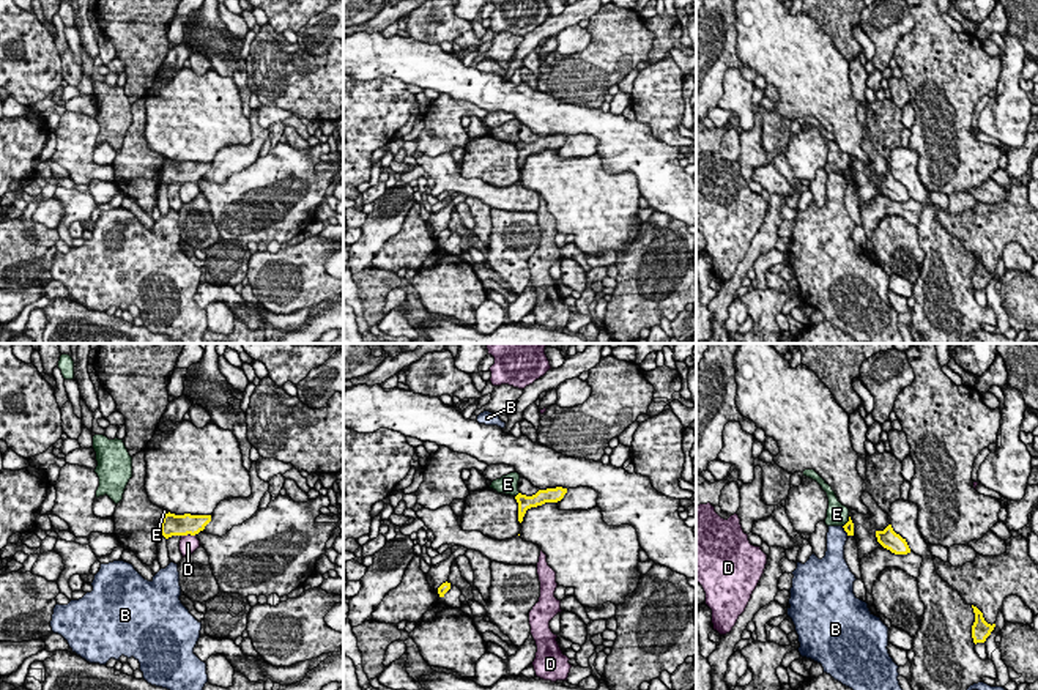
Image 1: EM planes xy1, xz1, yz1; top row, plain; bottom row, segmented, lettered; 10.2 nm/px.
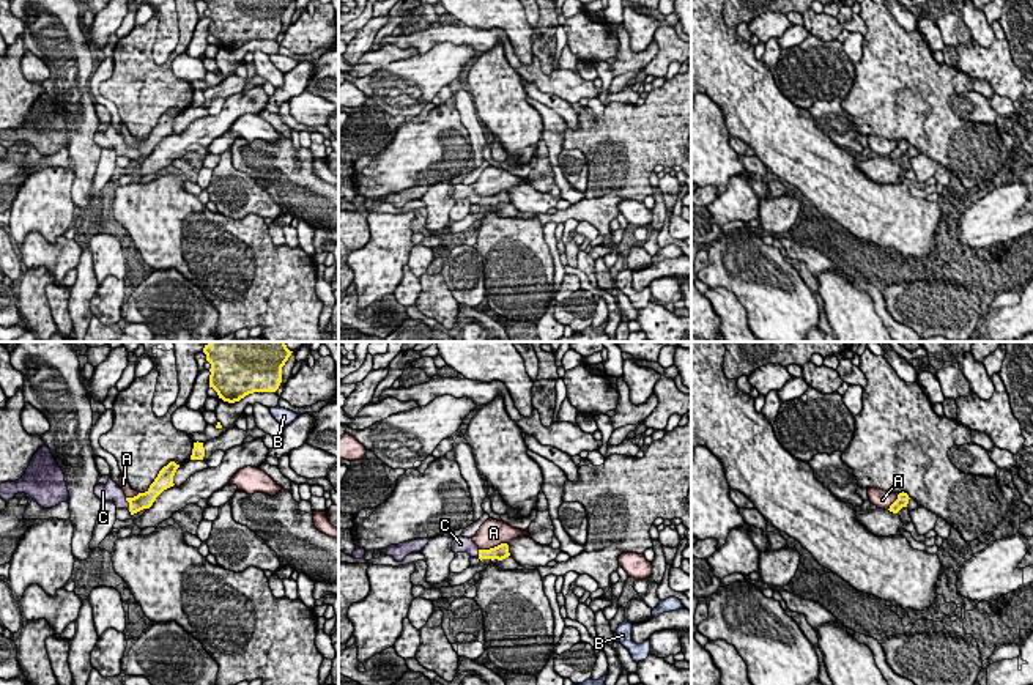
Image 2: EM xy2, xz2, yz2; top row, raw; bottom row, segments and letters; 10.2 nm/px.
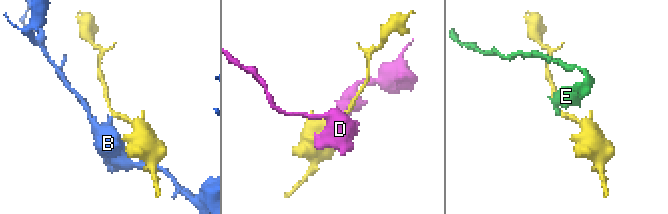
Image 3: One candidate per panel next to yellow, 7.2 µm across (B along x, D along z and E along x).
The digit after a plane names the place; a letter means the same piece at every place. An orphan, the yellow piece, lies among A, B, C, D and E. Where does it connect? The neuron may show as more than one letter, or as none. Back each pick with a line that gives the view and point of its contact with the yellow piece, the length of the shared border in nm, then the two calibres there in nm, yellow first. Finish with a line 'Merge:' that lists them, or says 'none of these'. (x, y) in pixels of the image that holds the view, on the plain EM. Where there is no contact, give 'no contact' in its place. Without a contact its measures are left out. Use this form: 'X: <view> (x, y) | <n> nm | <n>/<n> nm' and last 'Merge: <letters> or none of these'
C: xy2 (129, 151) | 140 nm | 160/190 nm
Merge: C

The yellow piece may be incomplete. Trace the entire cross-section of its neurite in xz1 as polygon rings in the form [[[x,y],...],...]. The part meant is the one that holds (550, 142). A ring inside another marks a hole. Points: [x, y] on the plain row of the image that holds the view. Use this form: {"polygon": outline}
{"polygon": [[[562,134],[539,137],[532,143],[518,140],[515,143],[515,147],[518,150],[518,169],[520,170],[523,169],[523,164],[528,156],[542,153],[545,150],[558,150],[564,145],[565,140],[567,140],[567,135],[562,135]]]}

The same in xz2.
{"polygon": [[[461,183],[460,184],[454,184],[452,198],[455,202],[457,200],[468,200],[471,205],[479,205],[480,208],[482,206],[502,208],[502,206],[510,203],[507,191],[501,191],[501,192],[498,192],[494,195],[490,195],[490,197],[480,197],[472,189],[472,186],[461,184]]]}

